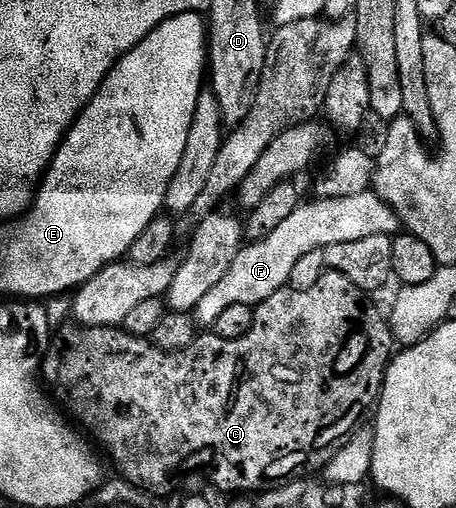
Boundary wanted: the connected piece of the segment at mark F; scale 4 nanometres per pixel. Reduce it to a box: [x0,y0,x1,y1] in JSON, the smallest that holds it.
[196,191,400,327]

